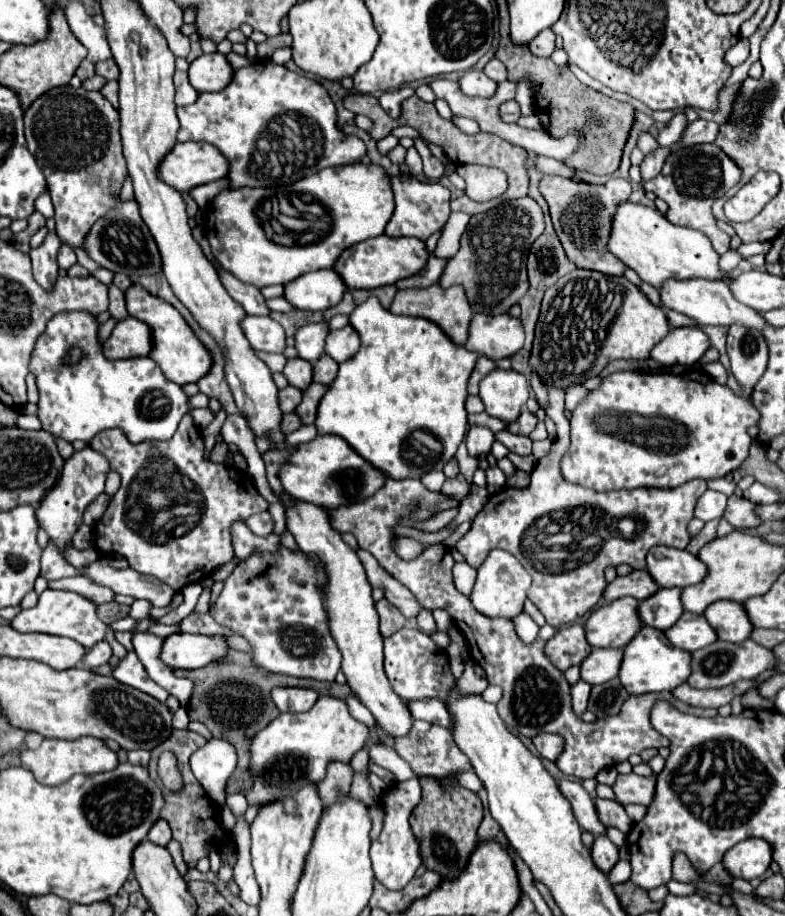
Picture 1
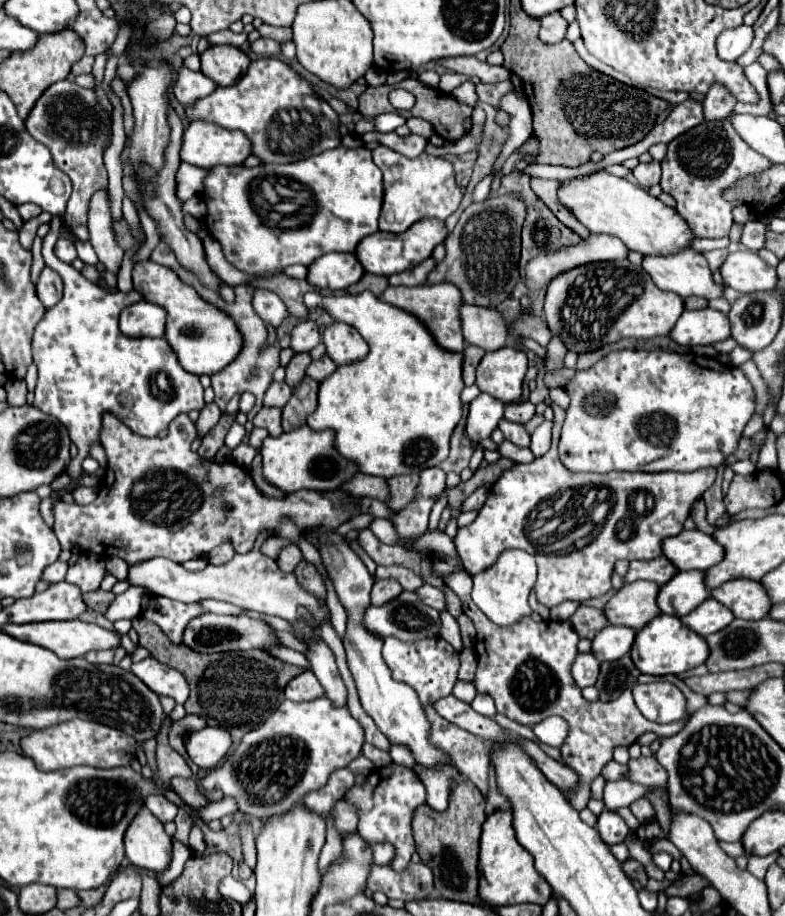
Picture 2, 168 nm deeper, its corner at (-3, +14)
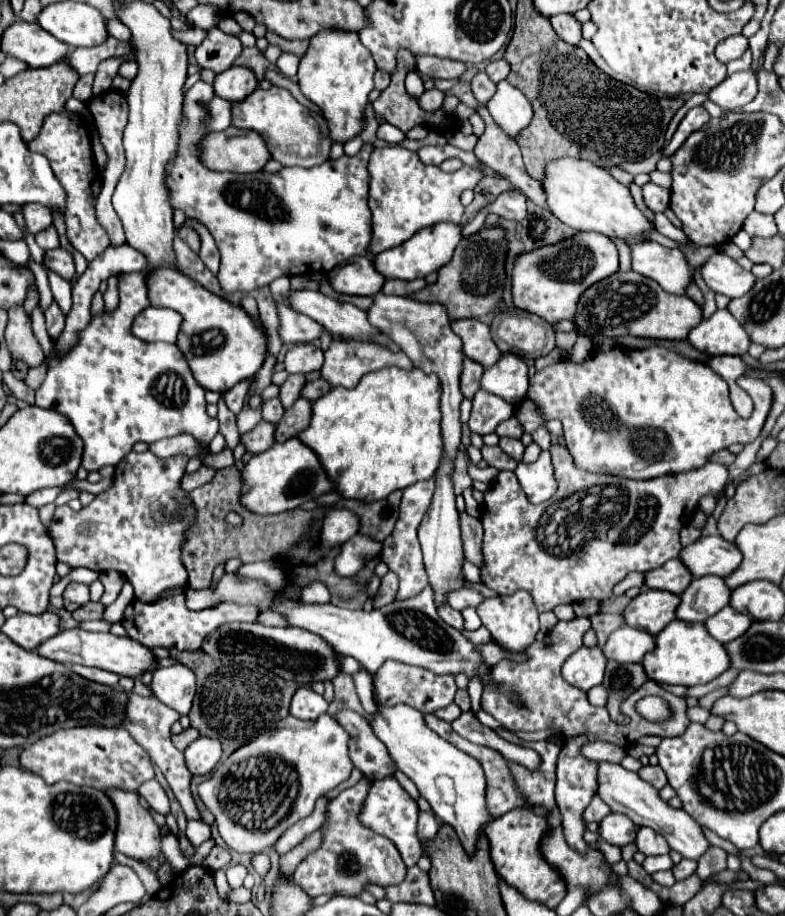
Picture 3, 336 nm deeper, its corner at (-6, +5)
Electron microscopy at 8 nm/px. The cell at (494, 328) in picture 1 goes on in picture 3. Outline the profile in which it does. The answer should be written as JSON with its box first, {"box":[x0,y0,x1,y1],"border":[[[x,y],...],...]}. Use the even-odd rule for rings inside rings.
{"box":[451,319,501,367],"border":[[[457,319],[451,321],[453,333],[457,333],[463,341],[465,357],[481,363],[483,367],[491,367],[501,357],[501,351],[491,339],[489,325],[481,323],[479,319]]]}

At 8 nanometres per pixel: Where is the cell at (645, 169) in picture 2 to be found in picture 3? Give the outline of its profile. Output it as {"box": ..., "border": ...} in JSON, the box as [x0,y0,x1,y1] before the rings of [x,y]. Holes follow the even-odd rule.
{"box":[643,183,671,213],"border":[[[647,183],[647,185],[643,185],[643,197],[645,197],[645,205],[653,213],[663,213],[669,207],[671,191],[663,189],[663,187],[655,185],[655,183]]]}

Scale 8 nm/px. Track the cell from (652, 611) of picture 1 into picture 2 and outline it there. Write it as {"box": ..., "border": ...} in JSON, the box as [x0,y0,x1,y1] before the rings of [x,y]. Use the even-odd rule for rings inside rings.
{"box":[656,570,708,618],"border":[[[688,570],[688,572],[678,572],[670,582],[666,582],[660,588],[656,604],[664,614],[680,618],[690,614],[706,598],[708,598],[708,588],[704,584],[704,572]]]}

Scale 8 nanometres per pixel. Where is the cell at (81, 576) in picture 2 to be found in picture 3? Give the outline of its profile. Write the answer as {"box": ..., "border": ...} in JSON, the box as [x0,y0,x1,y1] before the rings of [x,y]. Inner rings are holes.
{"box":[63,581,89,605],"border":[[[71,581],[63,591],[63,599],[71,601],[71,603],[77,603],[77,605],[85,605],[89,601],[89,587],[83,585],[83,583]]]}

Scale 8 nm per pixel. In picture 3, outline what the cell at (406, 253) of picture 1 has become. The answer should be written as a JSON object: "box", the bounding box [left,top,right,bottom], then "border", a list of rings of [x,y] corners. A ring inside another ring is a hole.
{"box":[375,223,461,279],"border":[[[437,223],[437,227],[425,227],[413,235],[413,239],[407,239],[401,243],[401,247],[393,247],[389,251],[383,251],[375,255],[375,267],[381,271],[387,279],[417,279],[425,277],[429,273],[439,271],[449,259],[453,257],[453,251],[461,239],[461,227],[455,223]]]}

